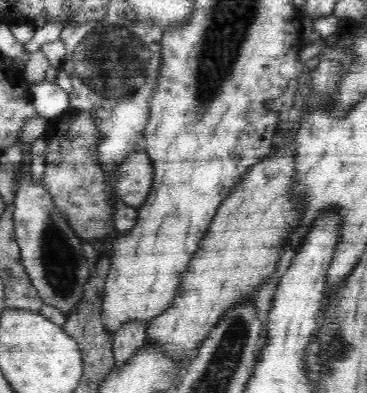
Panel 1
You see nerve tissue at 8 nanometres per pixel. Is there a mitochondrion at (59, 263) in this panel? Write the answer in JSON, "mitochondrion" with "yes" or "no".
{"mitochondrion":"yes"}

